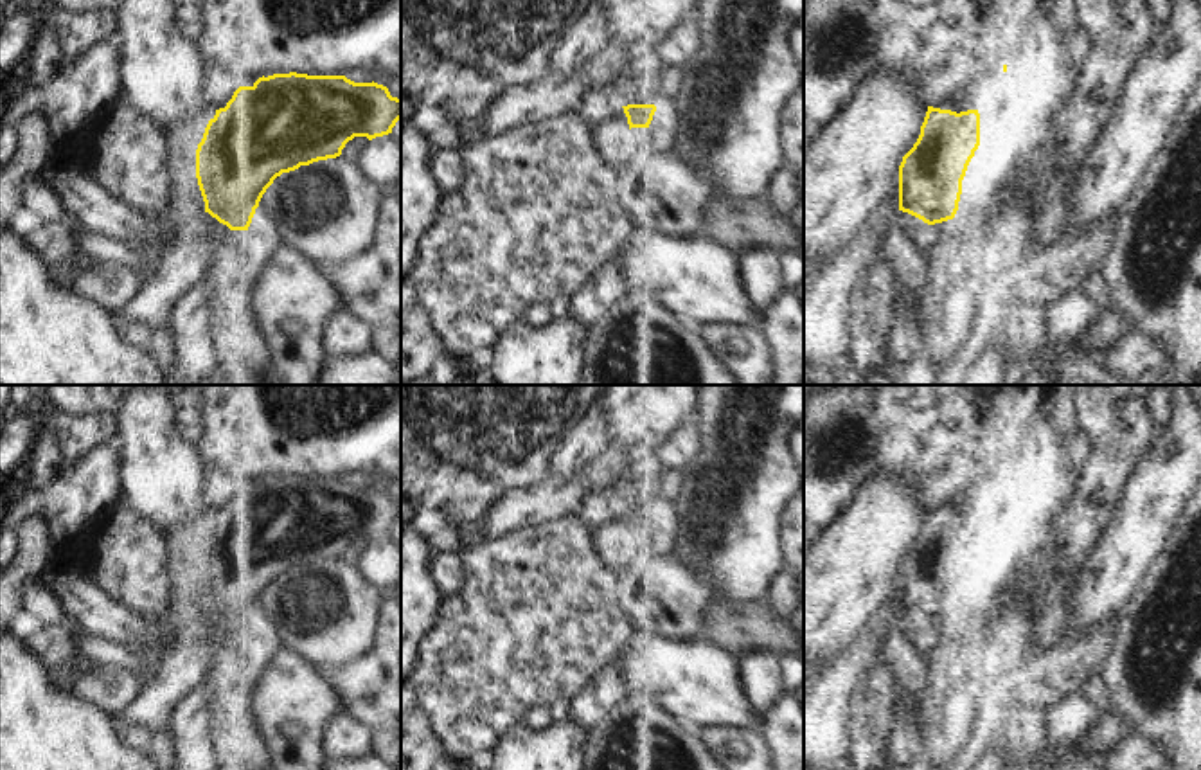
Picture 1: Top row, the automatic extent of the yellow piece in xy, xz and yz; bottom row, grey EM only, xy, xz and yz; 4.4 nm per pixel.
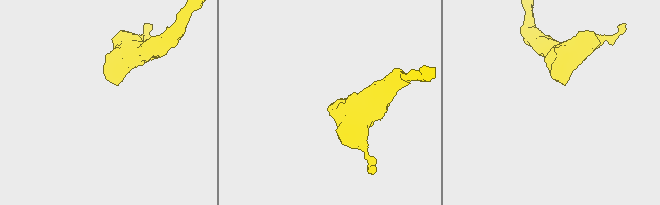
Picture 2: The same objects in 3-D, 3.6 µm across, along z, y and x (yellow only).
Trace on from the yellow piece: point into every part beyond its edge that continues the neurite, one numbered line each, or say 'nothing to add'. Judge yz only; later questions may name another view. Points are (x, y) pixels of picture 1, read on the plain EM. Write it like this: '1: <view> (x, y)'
1: yz (943, 644)

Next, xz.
1: xz (608, 513)

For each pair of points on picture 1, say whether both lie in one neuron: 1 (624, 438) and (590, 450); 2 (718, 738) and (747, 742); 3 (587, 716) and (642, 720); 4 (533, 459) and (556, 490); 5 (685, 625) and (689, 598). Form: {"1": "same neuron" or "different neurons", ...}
{"1": "different neurons", "2": "same neuron", "3": "different neurons", "4": "different neurons", "5": "same neuron"}

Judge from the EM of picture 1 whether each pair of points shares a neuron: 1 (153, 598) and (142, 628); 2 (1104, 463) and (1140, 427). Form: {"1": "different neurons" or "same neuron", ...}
{"1": "different neurons", "2": "same neuron"}

